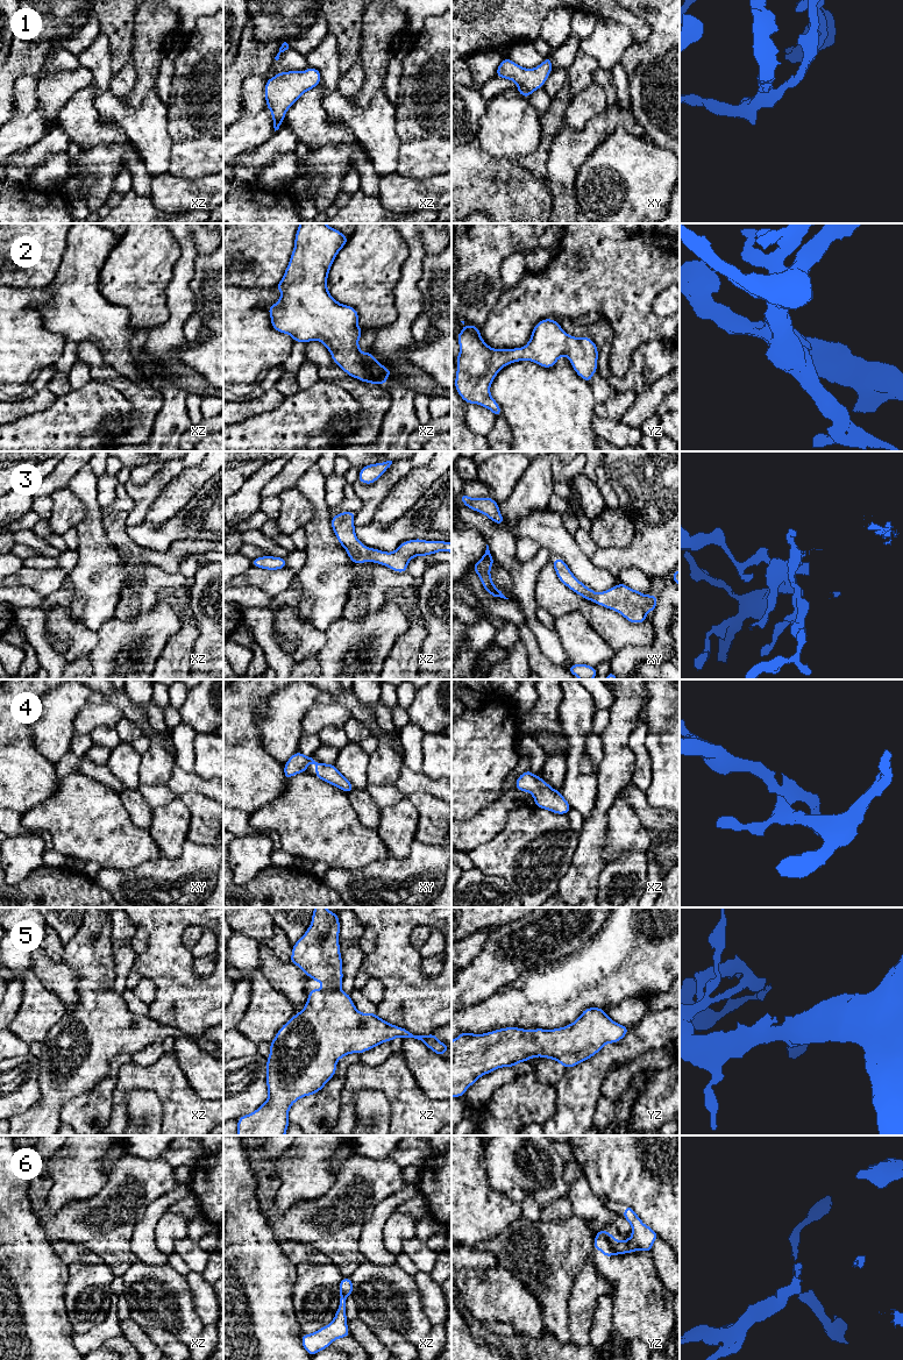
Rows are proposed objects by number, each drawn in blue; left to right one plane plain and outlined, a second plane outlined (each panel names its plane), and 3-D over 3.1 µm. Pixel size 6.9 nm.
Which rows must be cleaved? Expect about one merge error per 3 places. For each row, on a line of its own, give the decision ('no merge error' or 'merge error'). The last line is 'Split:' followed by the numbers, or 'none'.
1: no merge error
2: no merge error
3: no merge error
4: no merge error
5: no merge error
6: merge error
Split: 6

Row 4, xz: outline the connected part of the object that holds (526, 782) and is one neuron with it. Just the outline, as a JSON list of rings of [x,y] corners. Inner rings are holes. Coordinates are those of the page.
[[[531,770],[522,772],[516,781],[516,789],[529,792],[535,802],[535,806],[548,810],[556,814],[568,814],[570,804],[562,796],[561,791],[553,789],[540,776],[535,776]]]

